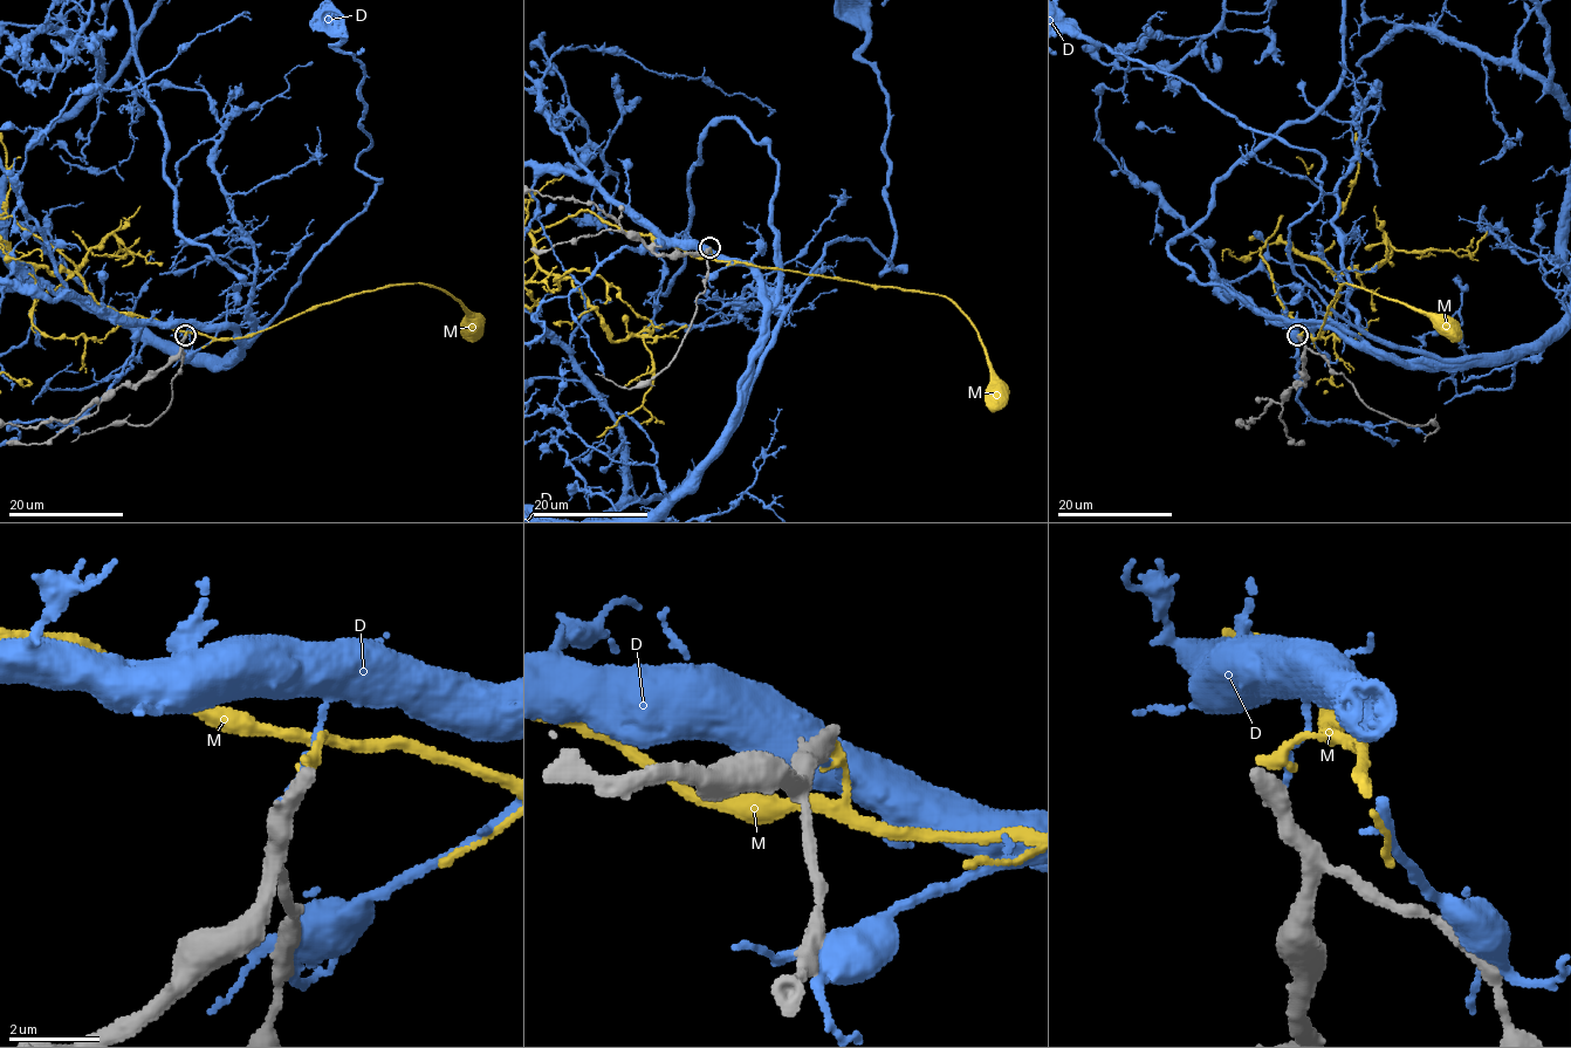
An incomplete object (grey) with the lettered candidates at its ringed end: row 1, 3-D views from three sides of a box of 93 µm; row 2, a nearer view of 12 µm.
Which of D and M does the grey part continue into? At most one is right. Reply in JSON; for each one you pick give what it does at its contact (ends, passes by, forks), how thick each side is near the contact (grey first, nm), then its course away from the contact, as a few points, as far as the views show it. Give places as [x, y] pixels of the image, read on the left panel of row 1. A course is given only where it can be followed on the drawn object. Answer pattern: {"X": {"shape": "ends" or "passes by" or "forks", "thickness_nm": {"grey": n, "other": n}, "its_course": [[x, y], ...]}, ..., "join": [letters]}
{"join": []}

